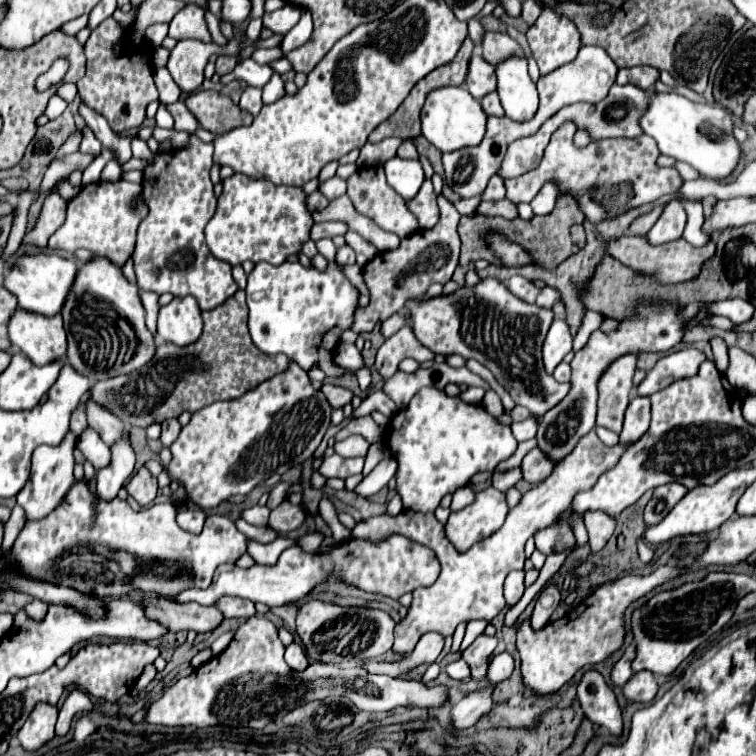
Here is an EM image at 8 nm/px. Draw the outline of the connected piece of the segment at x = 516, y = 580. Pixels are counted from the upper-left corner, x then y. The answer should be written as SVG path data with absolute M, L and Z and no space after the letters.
M512 571L504 583L504 597L508 607L514 607L524 595L524 571Z

